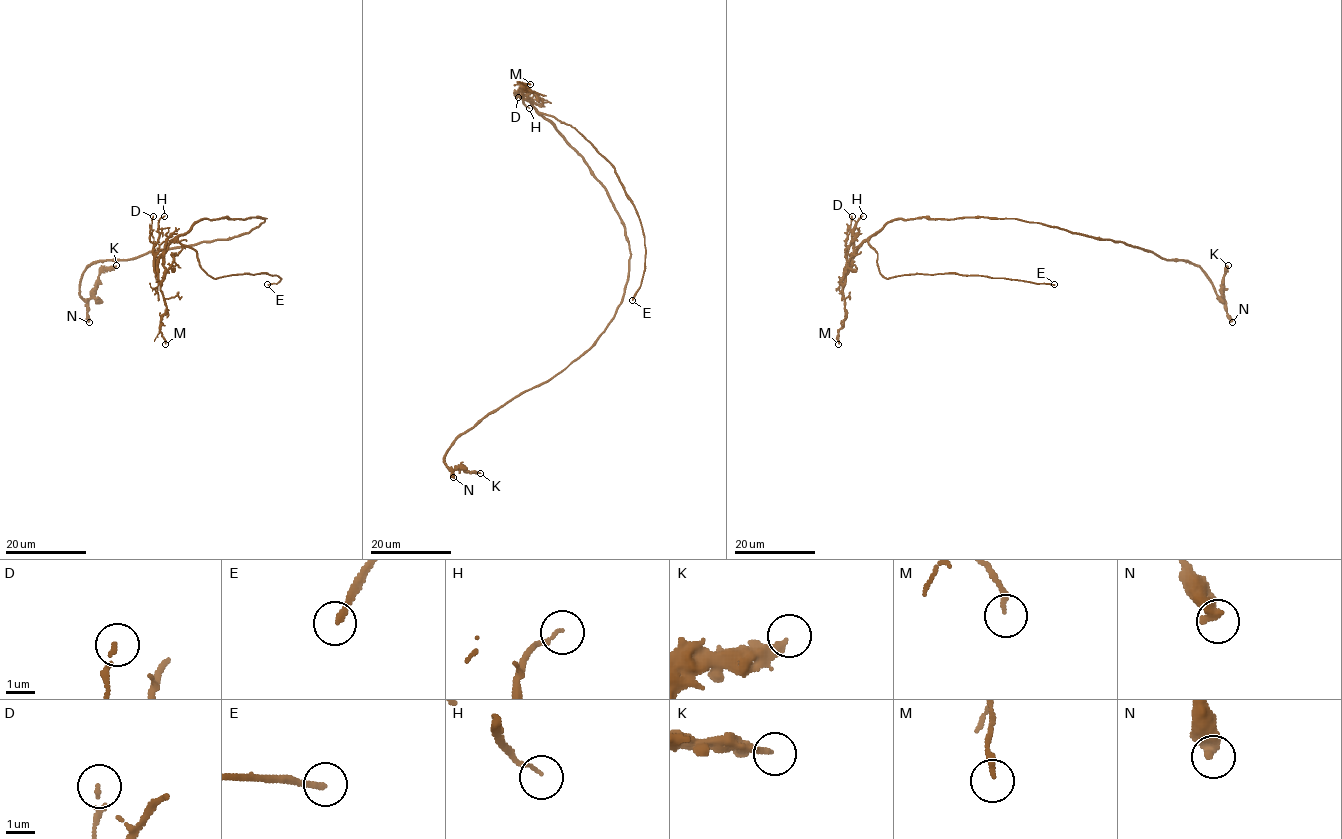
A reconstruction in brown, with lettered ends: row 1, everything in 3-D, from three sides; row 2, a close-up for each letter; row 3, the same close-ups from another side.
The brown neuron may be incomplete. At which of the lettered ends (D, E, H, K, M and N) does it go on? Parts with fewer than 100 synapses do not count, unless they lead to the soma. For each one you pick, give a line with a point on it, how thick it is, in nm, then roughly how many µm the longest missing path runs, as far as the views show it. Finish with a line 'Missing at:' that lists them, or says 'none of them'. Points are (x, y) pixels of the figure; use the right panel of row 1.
E: at (1054, 284); 200 nm thick; about 90 µm are missing
Missing at: E

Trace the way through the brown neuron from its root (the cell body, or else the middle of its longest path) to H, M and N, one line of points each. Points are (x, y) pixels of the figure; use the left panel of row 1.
H: (261, 217), (199, 220), (168, 245), (155, 265), (153, 247), (158, 237), (158, 221), (164, 216)
M: (261, 217), (202, 219), (168, 245), (160, 287), (166, 312), (159, 330), (165, 344)
N: (261, 217), (265, 219), (259, 226), (234, 237), (130, 259), (97, 260), (80, 284), (89, 322)

